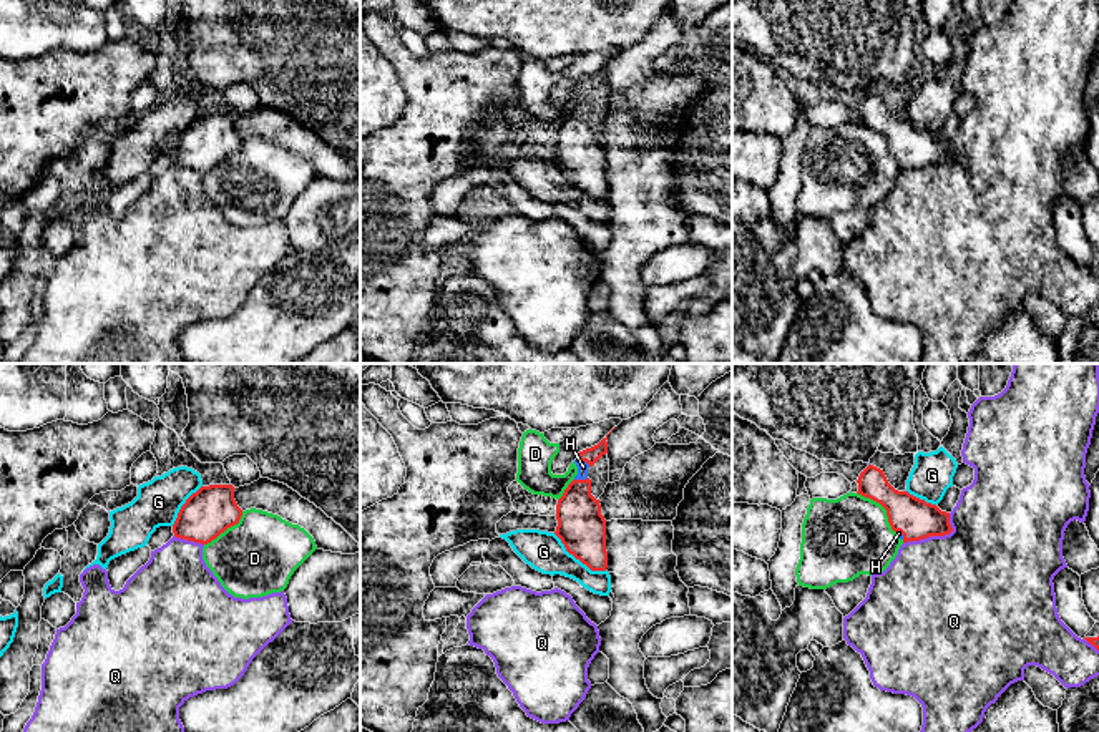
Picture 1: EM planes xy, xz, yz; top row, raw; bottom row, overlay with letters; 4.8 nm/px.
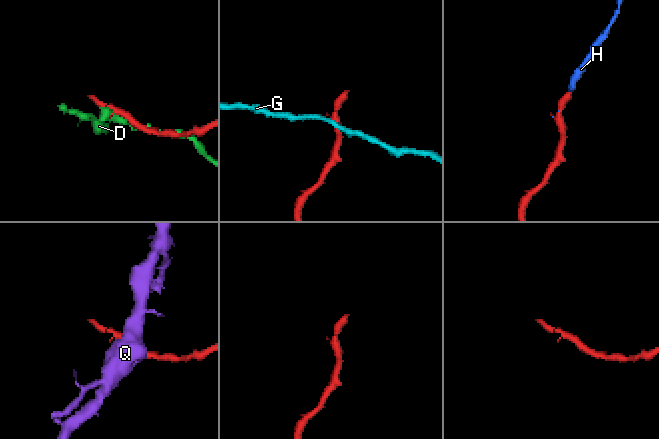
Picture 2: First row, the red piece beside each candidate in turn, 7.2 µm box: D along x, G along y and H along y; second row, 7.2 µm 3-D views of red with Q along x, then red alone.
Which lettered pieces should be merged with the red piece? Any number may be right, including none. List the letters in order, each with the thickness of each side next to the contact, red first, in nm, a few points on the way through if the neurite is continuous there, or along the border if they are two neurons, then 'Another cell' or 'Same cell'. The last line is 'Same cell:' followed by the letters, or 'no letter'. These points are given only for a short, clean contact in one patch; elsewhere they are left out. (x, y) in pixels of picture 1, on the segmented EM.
D: Thickness 200 nm (red) against 380 nm. Another cell
G: Thickness 240 nm (red) against 190 nm. Boundary: xz (553, 533), (570, 553), (591, 570), (605, 571). Another cell
H: Thickness 80 nm (red) against 50 nm. Same cell
Q: Thickness 200 nm (red) against 500 nm. Another cell
Same cell: H

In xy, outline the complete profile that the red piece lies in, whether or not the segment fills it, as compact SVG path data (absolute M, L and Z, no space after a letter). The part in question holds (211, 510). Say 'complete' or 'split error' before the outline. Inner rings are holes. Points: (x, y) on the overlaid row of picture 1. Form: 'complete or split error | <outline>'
complete | M232 485L201 486L181 506L173 525L176 538L208 544L239 523L242 510L234 500Z

